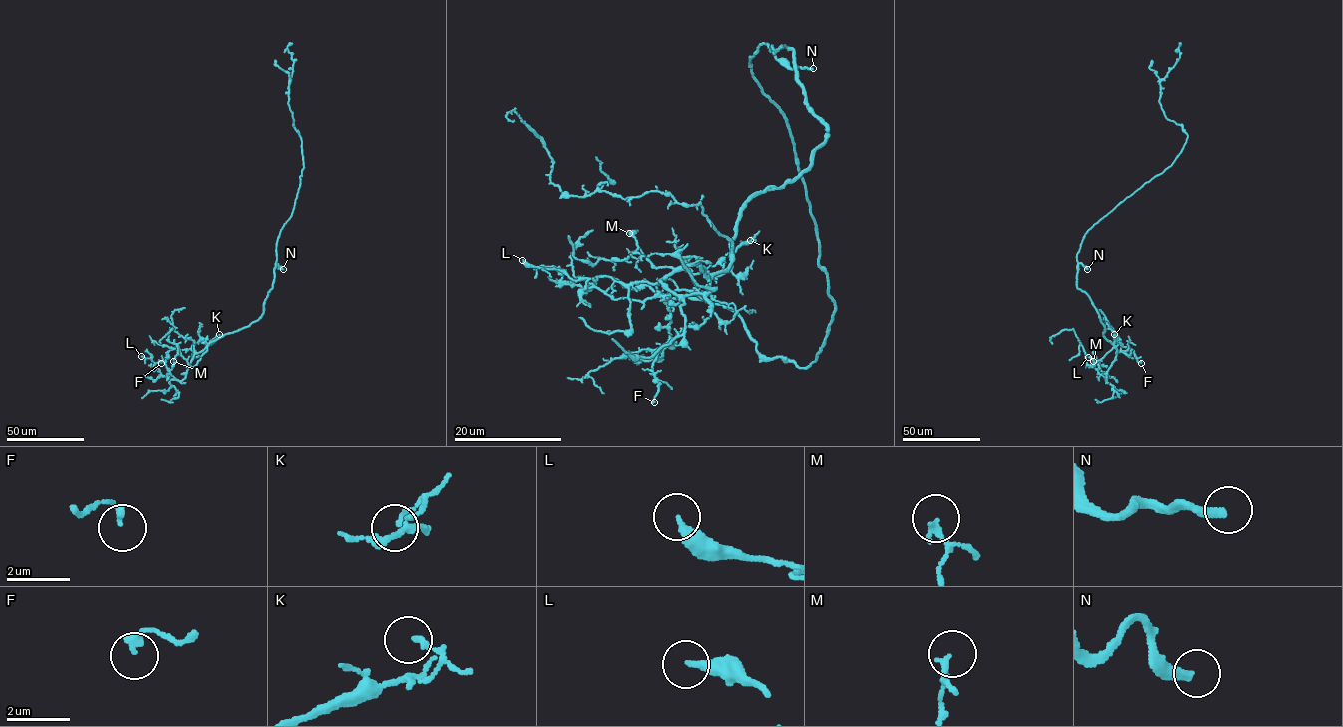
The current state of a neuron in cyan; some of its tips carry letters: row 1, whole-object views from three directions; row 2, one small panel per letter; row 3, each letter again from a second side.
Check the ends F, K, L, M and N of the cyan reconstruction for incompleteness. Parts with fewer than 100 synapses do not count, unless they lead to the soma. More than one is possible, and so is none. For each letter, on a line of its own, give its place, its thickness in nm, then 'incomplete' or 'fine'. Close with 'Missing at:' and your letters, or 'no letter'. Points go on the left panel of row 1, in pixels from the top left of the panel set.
F: (161, 363) | 200 nm | fine
K: (219, 334) | 150 nm | fine
L: (141, 356) | 360 nm | fine
M: (173, 361) | 140 nm | fine
N: (283, 269) | 320 nm | incomplete
Missing at: N

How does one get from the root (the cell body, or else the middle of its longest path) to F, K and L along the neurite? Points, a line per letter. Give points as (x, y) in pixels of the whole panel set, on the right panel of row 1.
F: (1081, 243), (1076, 255), (1077, 287), (1088, 296), (1104, 326), (1102, 334), (1116, 352), (1130, 348), (1141, 363)
K: (1081, 243), (1076, 255), (1077, 287), (1090, 299), (1104, 326), (1105, 339), (1113, 344), (1114, 334)
L: (1081, 243), (1077, 287), (1088, 296), (1104, 336), (1117, 349), (1107, 381), (1099, 361), (1088, 357)

